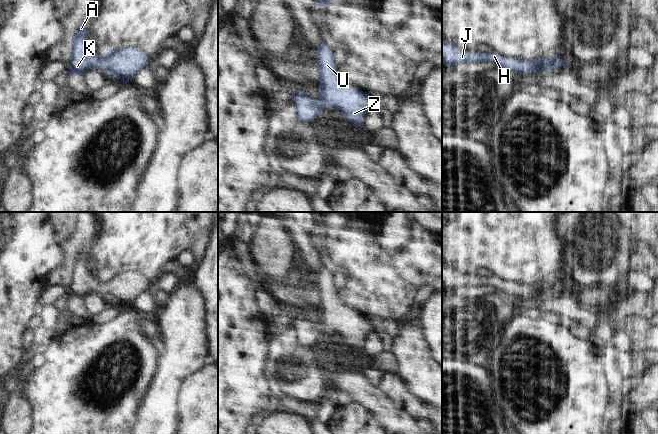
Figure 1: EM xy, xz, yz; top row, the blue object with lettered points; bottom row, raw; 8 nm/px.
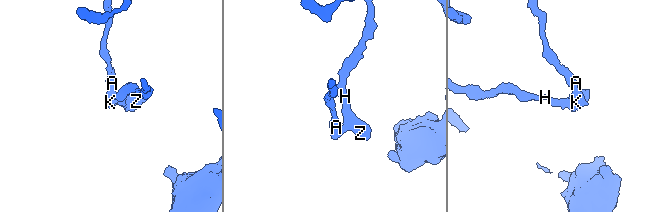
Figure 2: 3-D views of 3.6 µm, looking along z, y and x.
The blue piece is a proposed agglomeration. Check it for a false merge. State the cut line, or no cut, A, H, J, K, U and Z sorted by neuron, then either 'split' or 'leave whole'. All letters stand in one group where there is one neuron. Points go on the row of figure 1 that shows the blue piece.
cut none; groups A H J K U Z; leave whole

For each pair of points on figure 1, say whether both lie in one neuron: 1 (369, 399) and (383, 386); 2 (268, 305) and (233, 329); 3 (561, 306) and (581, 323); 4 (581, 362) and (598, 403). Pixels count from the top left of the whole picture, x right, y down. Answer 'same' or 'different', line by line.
1: different
2: different
3: same
4: same

